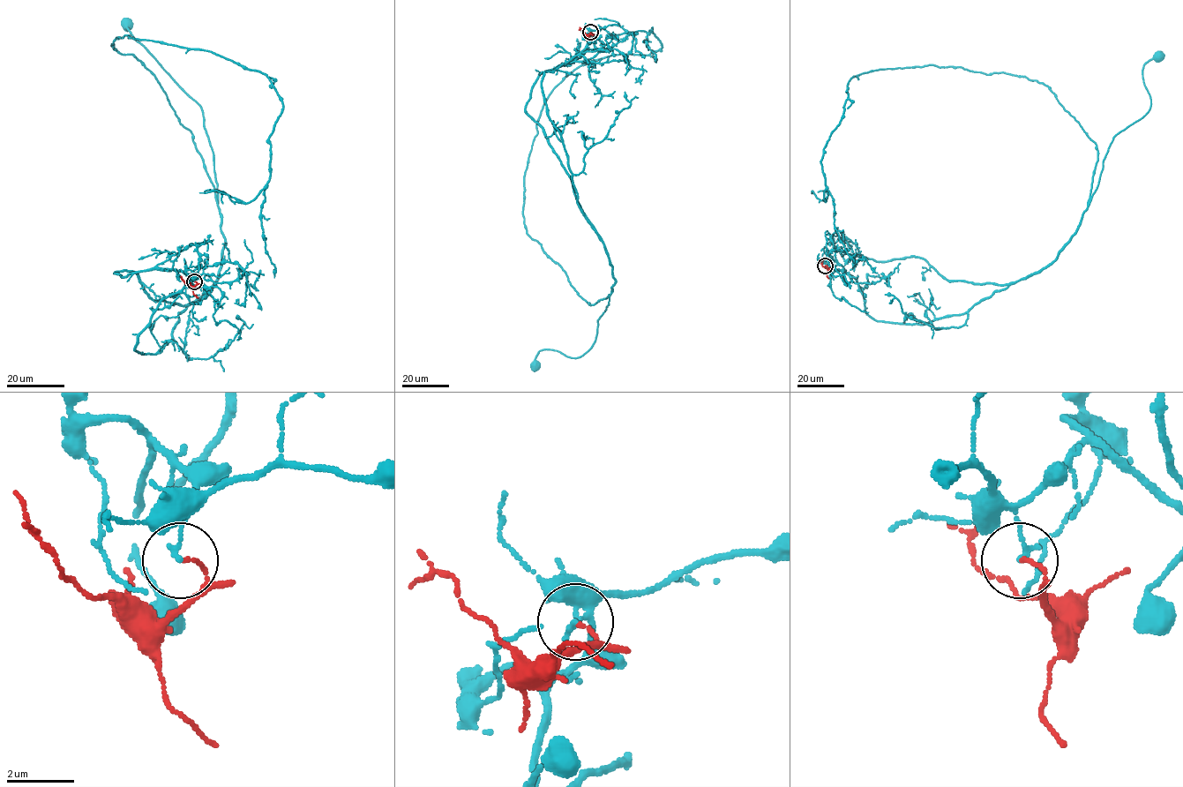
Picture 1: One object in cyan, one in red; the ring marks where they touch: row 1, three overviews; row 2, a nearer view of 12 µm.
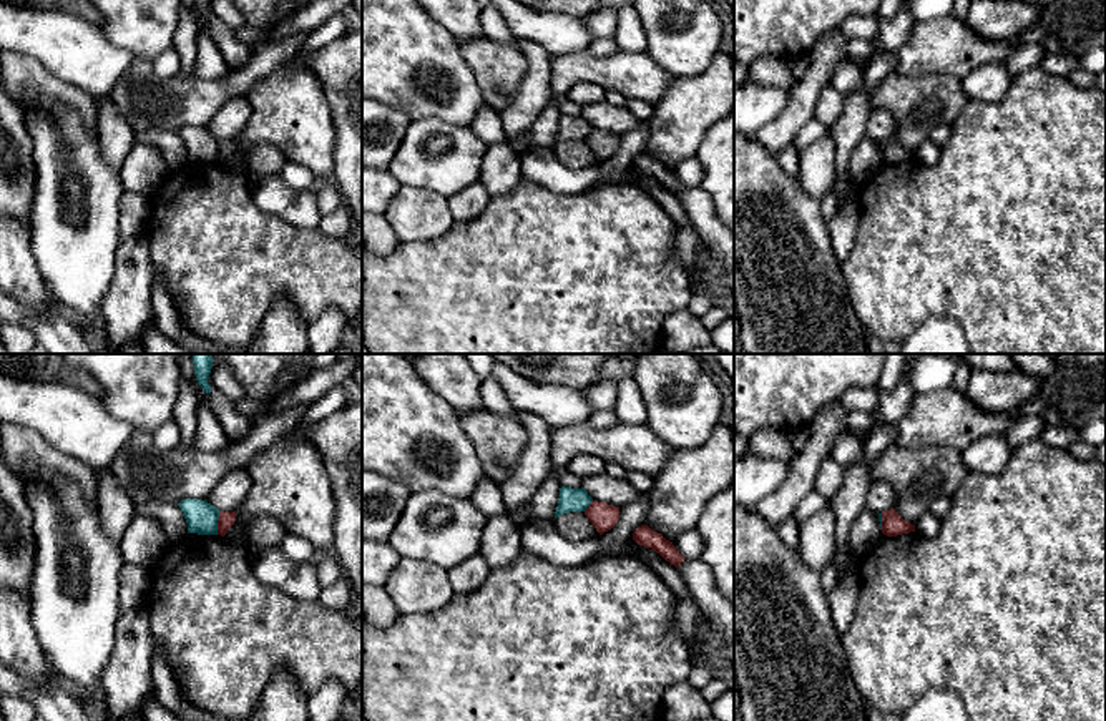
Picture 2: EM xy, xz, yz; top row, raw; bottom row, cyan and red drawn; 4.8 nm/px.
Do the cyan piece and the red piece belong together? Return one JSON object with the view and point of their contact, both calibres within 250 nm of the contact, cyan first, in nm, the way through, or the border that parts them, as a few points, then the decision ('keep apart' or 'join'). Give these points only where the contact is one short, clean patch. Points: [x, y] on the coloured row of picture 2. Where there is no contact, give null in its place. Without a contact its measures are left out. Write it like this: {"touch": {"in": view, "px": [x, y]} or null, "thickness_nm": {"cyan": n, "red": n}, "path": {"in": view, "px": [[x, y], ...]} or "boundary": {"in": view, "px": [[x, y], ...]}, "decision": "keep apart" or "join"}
{"touch": {"in": "xy", "px": [216, 524]}, "thickness_nm": {"cyan": 160, "red": 80}, "boundary": {"in": "xy", "px": [[220, 512], [216, 534]]}, "decision": "keep apart"}

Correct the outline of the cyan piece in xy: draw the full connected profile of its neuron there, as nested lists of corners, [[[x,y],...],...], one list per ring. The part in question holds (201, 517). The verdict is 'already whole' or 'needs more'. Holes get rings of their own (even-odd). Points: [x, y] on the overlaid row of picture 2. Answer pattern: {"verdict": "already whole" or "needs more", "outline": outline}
{"verdict": "already whole", "outline": [[[184,498],[179,508],[188,523],[188,533],[218,535],[219,510],[206,500]]]}

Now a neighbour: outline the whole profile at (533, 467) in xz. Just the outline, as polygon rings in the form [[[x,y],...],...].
[[[518,412],[518,419],[528,432],[528,444],[511,477],[500,485],[508,517],[520,512],[553,472],[550,455],[551,425],[528,412]]]

